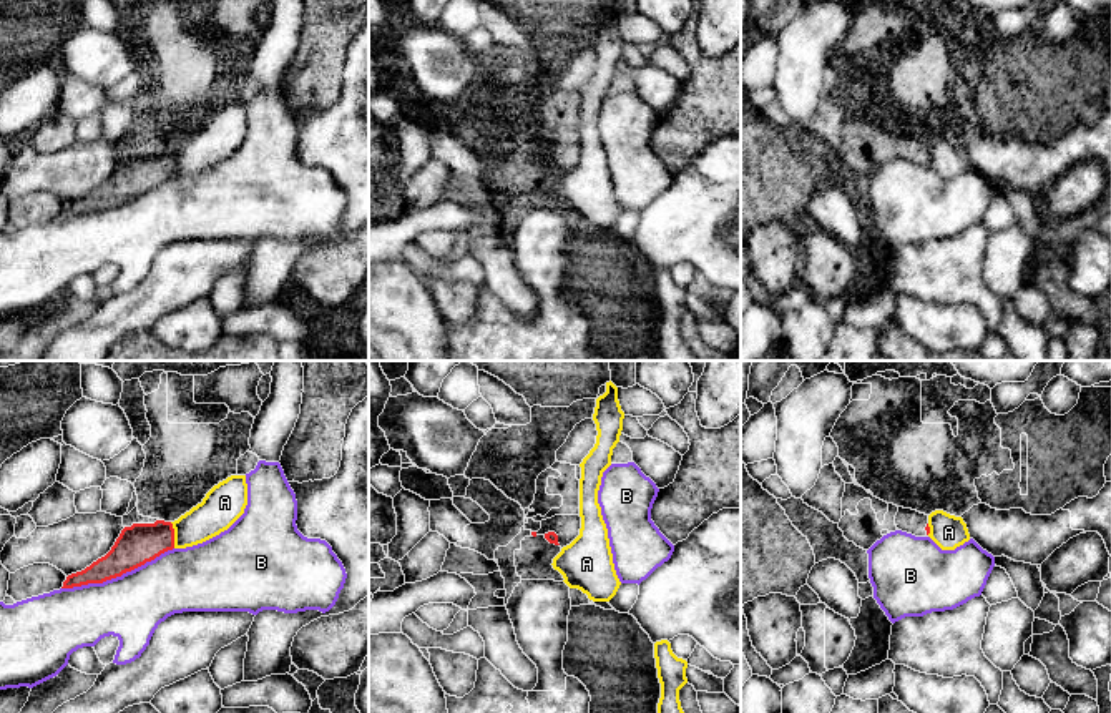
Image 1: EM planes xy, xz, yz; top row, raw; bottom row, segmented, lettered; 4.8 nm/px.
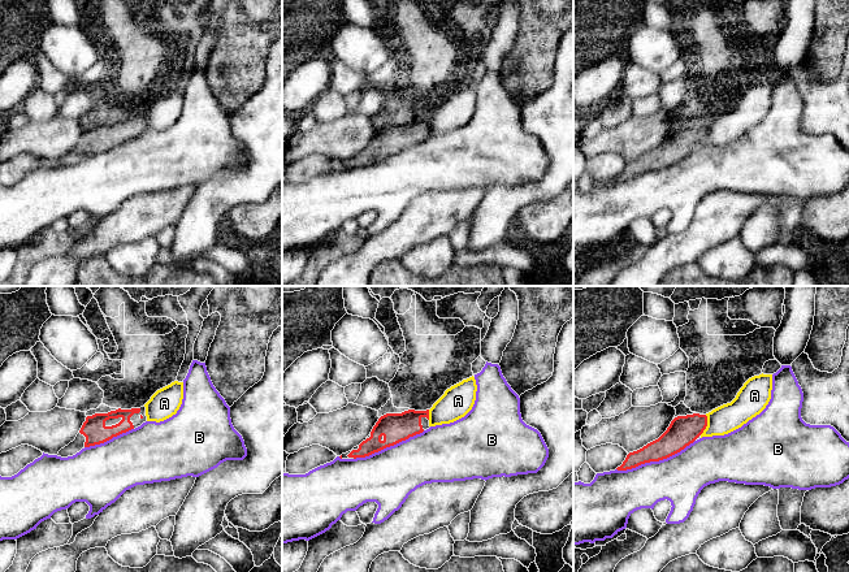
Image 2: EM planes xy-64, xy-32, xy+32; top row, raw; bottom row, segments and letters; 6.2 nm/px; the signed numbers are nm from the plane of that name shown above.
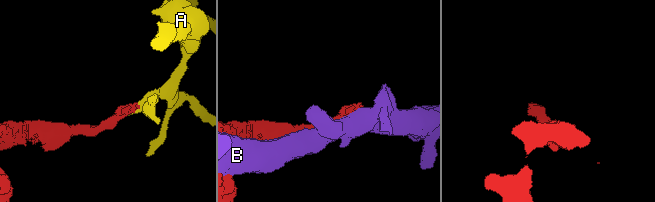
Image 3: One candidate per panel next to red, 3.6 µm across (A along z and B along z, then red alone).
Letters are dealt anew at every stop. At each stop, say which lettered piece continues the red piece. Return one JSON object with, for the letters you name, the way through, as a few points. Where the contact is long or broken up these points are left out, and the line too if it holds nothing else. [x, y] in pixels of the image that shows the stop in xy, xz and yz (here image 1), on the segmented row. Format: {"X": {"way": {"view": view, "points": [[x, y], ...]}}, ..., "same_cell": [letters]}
{"same_cell": []}

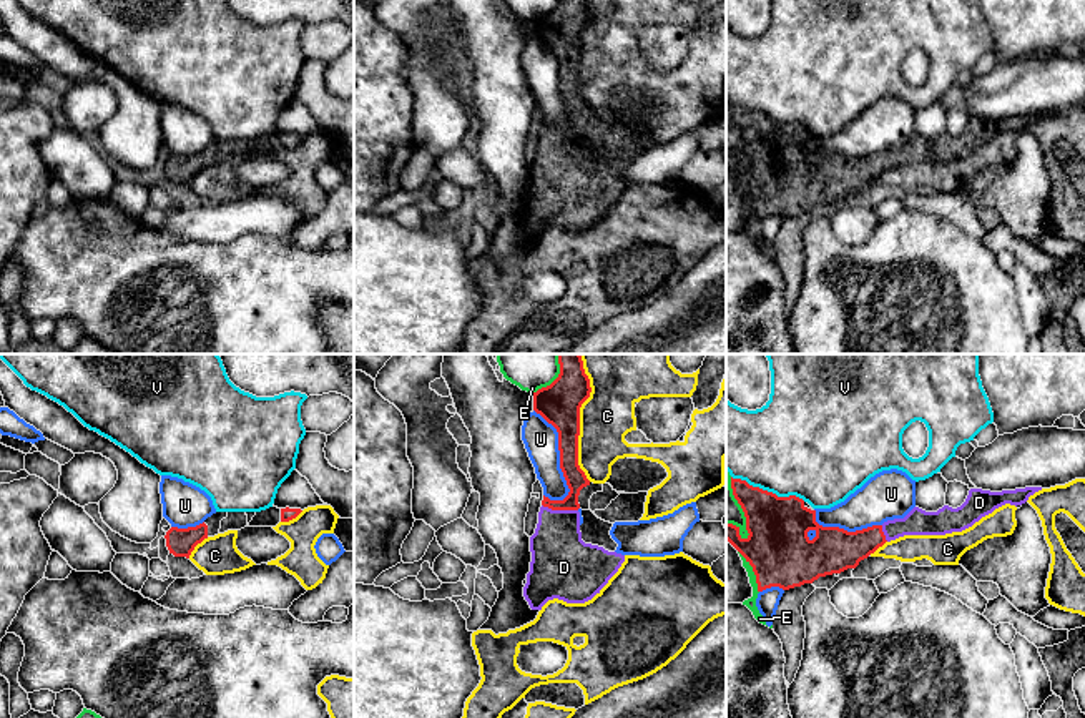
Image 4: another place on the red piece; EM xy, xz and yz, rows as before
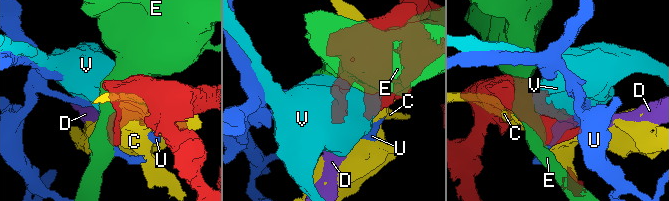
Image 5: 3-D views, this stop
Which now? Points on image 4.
{"D": {"way": {"view": "xz", "points": [[575, 477], [575, 491], [560, 509], [560, 560]]}}, "same_cell": ["D"]}

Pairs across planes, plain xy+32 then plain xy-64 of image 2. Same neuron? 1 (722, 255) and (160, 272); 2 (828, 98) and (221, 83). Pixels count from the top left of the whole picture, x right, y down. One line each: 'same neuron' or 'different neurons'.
1: different neurons
2: different neurons

